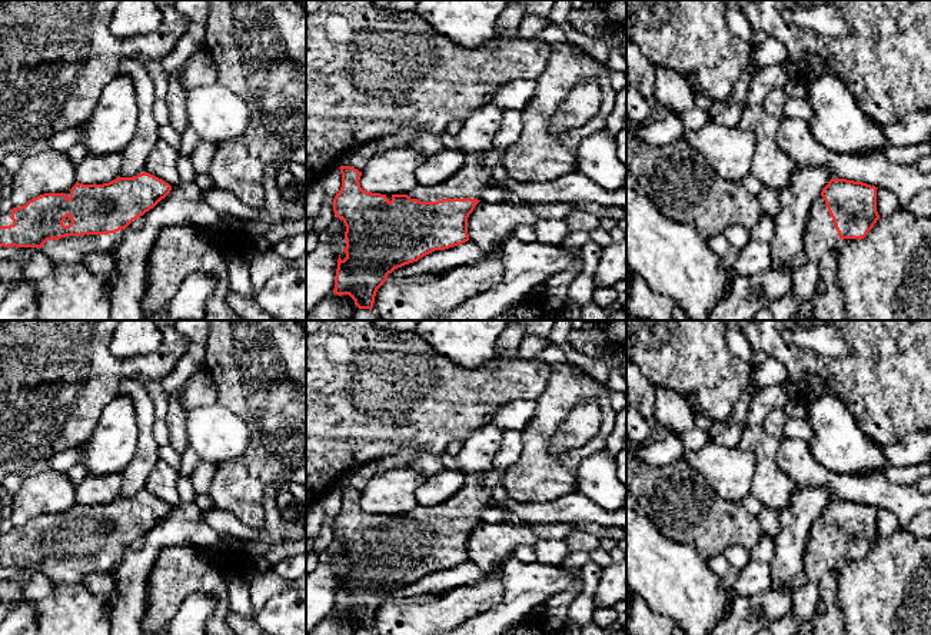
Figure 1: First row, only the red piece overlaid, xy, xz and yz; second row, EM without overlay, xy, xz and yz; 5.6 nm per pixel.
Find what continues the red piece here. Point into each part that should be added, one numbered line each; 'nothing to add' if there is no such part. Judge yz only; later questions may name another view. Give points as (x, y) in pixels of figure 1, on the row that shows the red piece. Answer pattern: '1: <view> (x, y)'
1: yz (821, 236)

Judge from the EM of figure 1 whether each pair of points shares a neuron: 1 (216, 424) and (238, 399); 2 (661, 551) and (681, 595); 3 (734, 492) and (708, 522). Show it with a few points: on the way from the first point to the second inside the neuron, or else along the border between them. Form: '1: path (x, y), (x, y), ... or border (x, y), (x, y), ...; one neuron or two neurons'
1: border (216, 401), (245, 421), (249, 426), (249, 436); two neurons
2: path (661, 562), (661, 568), (677, 584); one neuron
3: border (702, 478), (720, 495), (740, 504); two neurons

